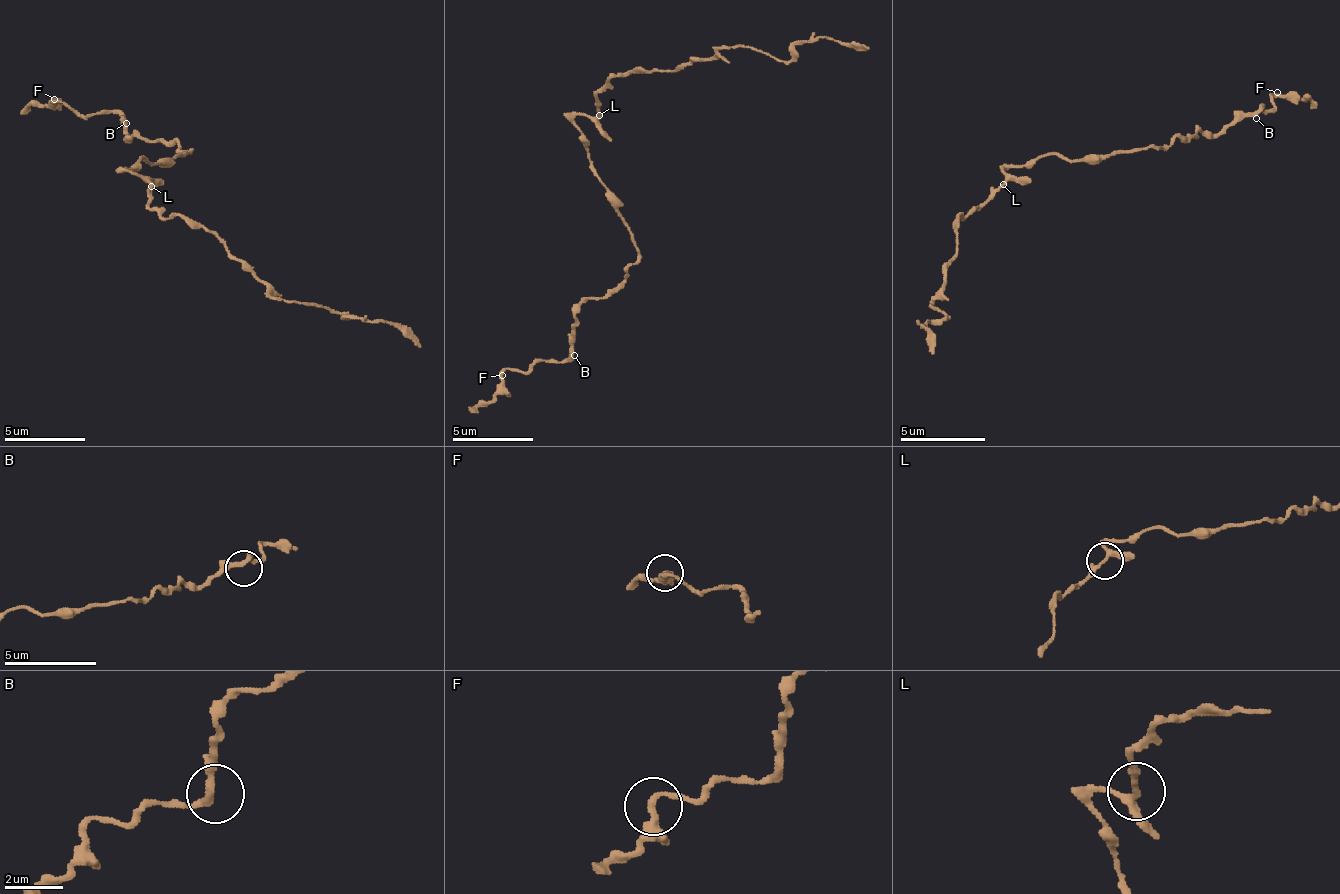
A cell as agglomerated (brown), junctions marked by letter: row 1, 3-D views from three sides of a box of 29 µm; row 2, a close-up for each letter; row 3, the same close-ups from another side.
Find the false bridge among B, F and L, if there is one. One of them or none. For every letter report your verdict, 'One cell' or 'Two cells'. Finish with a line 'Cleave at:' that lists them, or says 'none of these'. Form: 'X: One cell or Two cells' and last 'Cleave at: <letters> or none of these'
B: One cell
F: One cell
L: One cell
Cleave at: none of these

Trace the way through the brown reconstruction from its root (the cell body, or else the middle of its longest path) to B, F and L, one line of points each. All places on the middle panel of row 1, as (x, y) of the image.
B: (582, 134), (590, 150), (590, 170), (622, 218), (638, 259), (622, 283), (578, 307), (574, 355)
F: (582, 134), (590, 170), (638, 259), (622, 283), (578, 307), (574, 351), (562, 363), (538, 359), (502, 375)
L: (582, 134), (574, 118), (578, 114), (594, 118), (598, 114)

